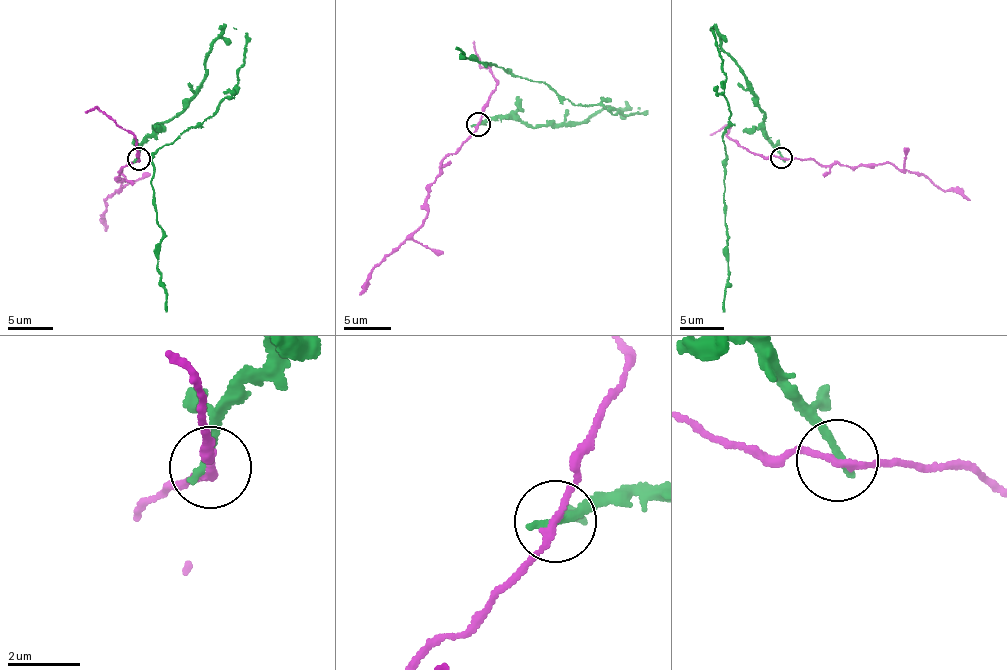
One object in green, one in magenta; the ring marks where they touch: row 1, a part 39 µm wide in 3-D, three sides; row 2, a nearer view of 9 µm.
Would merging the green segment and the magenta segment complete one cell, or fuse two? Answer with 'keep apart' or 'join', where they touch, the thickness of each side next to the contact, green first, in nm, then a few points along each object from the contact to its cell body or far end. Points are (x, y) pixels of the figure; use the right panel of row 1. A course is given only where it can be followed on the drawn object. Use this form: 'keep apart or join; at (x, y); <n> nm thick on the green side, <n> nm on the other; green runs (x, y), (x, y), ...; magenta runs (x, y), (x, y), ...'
keep apart; at (781, 158); 240 nm thick on the green side, 170 nm on the other; green runs (780, 157), (755, 92), (722, 46), (715, 26), (723, 95), (731, 113), (722, 137), (728, 232), (723, 311); magenta runs (780, 157), (853, 167), (890, 162), (898, 169), (927, 178), (945, 191), (963, 193), (970, 199)

